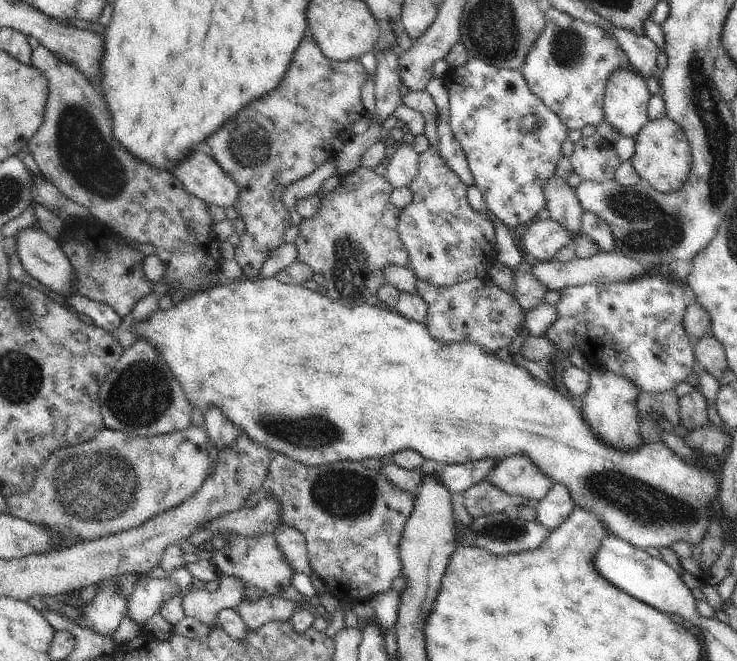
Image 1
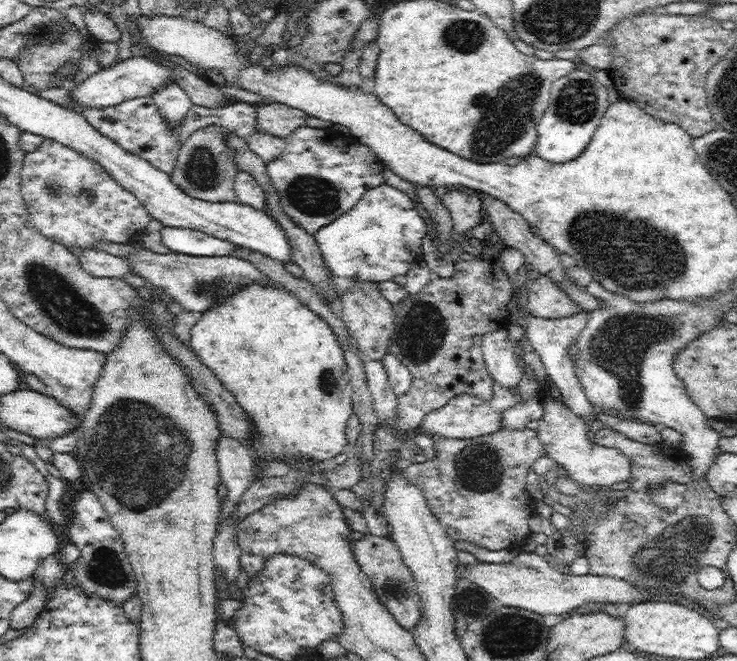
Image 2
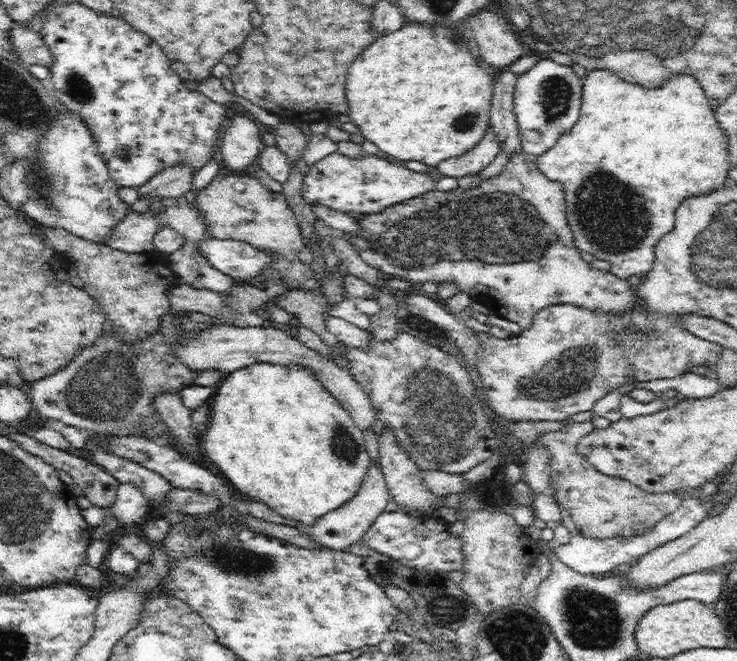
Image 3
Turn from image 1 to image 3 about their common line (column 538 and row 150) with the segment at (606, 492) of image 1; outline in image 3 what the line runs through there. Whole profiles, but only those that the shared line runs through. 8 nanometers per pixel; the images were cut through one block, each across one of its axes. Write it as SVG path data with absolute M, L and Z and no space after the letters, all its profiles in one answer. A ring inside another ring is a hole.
M418 23L405 25L396 32L378 37L376 42L368 46L367 50L364 50L350 64L345 82L345 95L349 110L347 115L356 125L360 139L378 144L379 150L394 156L398 160L418 160L418 162L423 162L430 168L436 168L443 160L448 158L466 154L468 150L472 150L482 140L486 130L491 126L490 100L492 100L495 76L499 71L482 62L481 58L476 56L477 49L473 47L473 43L469 45L464 37L455 36L456 33L462 32L454 32L452 27L446 26L427 26L427 24Z

